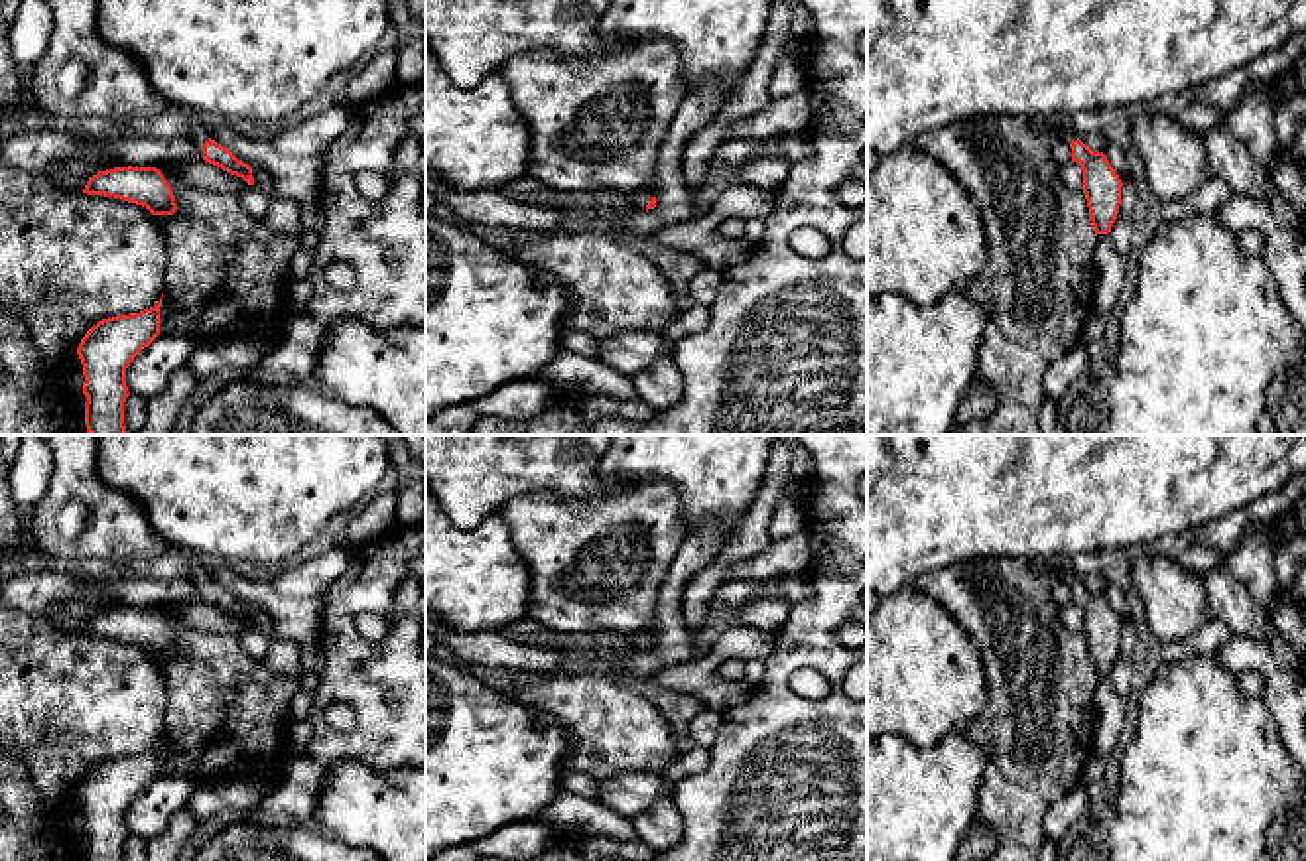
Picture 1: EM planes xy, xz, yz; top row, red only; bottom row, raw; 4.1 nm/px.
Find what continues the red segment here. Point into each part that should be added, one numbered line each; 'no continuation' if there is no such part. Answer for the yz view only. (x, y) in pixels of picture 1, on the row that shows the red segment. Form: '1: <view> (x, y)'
1: yz (1068, 131)

